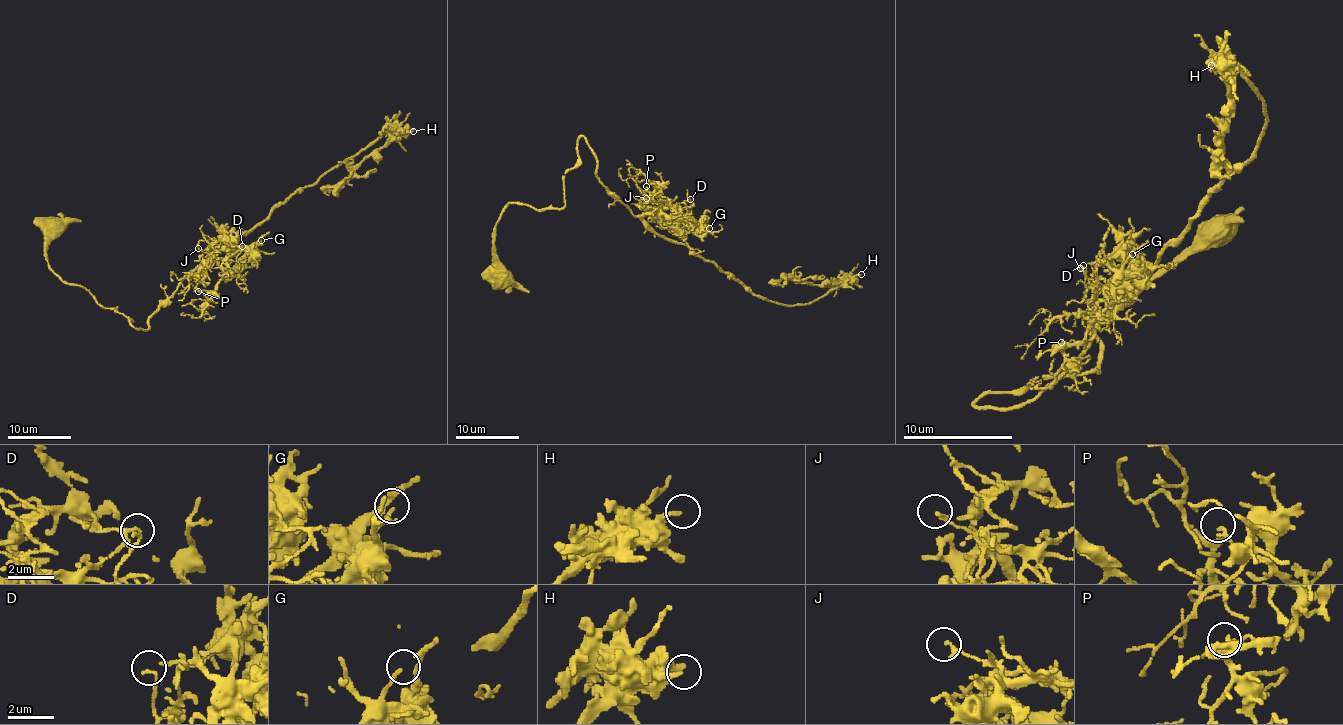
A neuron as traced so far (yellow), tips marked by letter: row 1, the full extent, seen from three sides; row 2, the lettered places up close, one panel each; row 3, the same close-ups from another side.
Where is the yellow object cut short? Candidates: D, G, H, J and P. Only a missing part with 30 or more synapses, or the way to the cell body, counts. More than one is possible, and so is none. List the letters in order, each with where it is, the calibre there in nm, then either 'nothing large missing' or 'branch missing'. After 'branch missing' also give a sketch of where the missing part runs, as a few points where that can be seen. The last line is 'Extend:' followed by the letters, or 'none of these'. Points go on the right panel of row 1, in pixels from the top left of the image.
D: place (1083, 265); calibre 120 nm; nothing large missing
G: place (1132, 254); calibre 140 nm; nothing large missing
H: place (1211, 65); calibre 180 nm; nothing large missing
J: place (1080, 268); calibre 170 nm; nothing large missing
P: place (1061, 342); calibre 180 nm; nothing large missing
Extend: none of these

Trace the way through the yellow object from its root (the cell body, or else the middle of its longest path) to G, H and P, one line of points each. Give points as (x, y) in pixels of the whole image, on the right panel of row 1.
G: (1102, 325), (1110, 317), (1110, 314), (1107, 320), (1107, 290), (1118, 303), (1124, 287), (1124, 265), (1132, 254)
H: (1102, 325), (1145, 281), (1197, 208), (1252, 156), (1263, 134), (1266, 106), (1252, 84), (1239, 71), (1211, 65)
P: (1102, 325), (1110, 314), (1104, 322), (1099, 311), (1085, 303), (1088, 301), (1085, 336), (1080, 342), (1061, 342)

